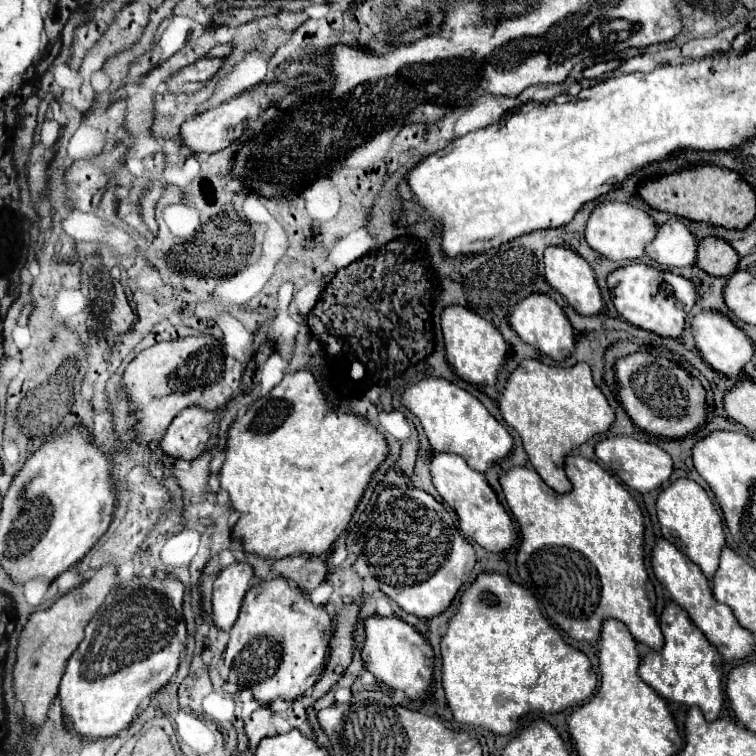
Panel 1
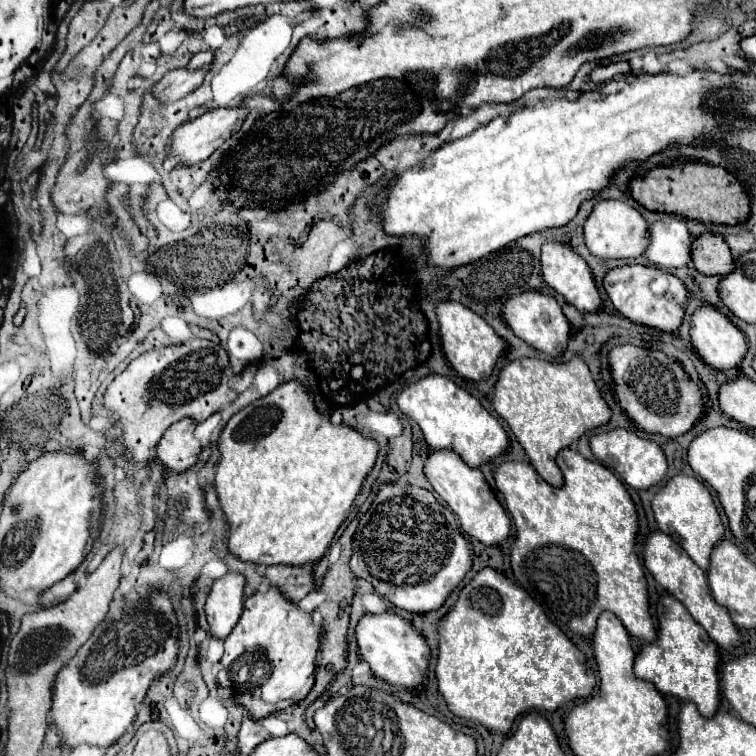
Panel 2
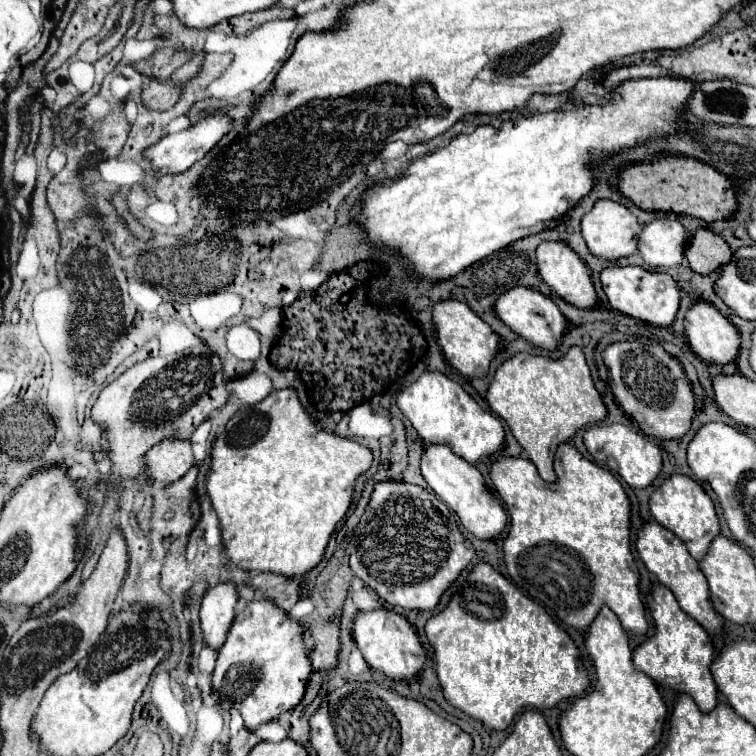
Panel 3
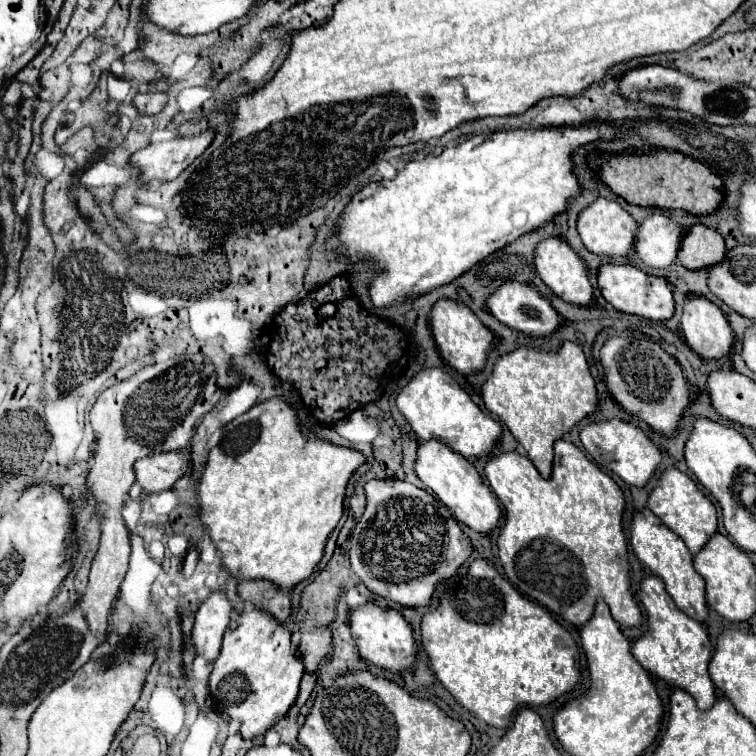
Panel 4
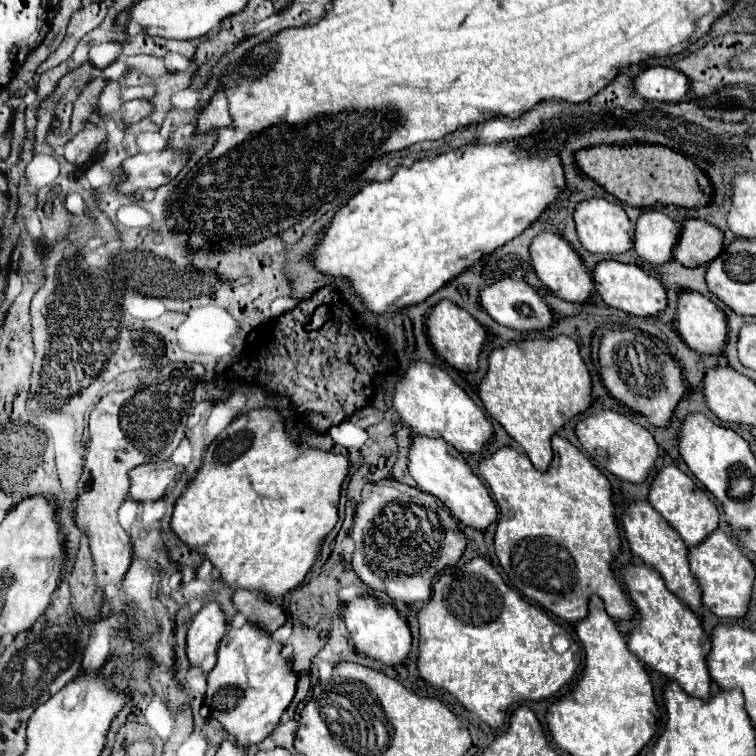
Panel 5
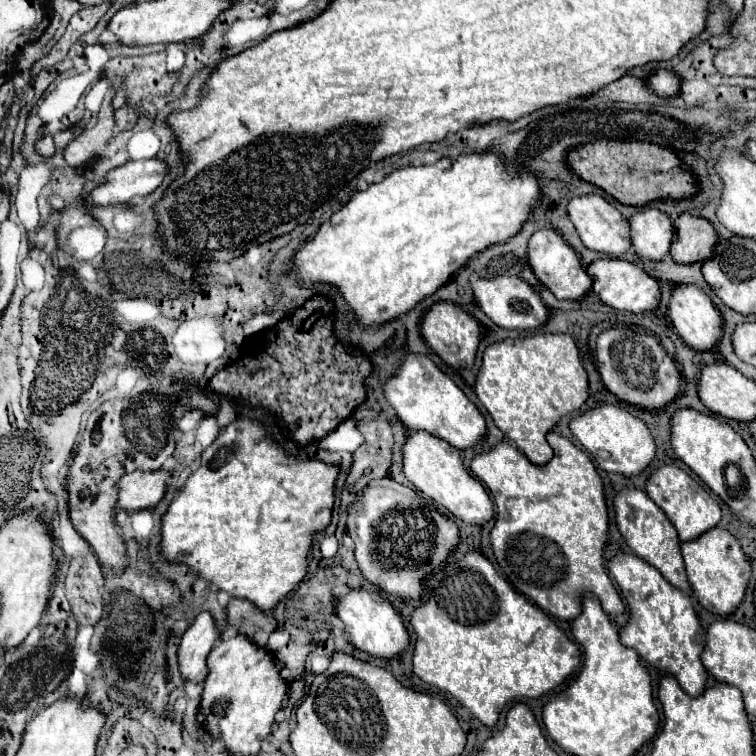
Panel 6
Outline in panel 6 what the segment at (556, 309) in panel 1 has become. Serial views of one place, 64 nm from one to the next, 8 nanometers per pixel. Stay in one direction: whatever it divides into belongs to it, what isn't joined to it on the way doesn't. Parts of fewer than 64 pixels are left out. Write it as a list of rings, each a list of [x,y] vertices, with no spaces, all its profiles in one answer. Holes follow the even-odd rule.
[[[472,274],[470,278],[470,286],[474,290],[474,298],[478,302],[478,306],[482,308],[482,312],[500,328],[506,330],[530,330],[530,328],[538,328],[546,322],[548,318],[548,308],[546,304],[540,300],[540,296],[530,288],[528,282],[524,282],[518,276],[496,276],[496,278],[482,278],[478,274]]]

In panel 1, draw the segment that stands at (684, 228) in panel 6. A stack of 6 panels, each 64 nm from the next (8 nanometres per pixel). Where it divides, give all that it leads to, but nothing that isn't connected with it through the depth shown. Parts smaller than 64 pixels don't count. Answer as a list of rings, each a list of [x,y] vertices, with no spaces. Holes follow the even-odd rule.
[[[706,236],[698,240],[698,256],[696,266],[712,276],[724,276],[728,278],[738,264],[738,254],[732,250],[732,246],[716,236]]]

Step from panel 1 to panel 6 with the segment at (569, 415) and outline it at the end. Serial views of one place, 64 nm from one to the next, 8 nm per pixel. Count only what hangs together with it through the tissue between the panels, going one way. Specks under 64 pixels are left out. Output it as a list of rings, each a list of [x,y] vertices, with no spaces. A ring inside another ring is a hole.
[[[536,334],[516,340],[506,338],[484,350],[474,392],[494,424],[516,442],[530,462],[546,464],[552,458],[546,432],[550,432],[564,414],[578,410],[586,402],[588,376],[570,334]]]

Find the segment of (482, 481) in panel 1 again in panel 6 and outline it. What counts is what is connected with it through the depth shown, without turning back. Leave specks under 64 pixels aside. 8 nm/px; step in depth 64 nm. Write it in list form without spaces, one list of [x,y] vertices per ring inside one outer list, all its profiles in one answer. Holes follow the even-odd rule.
[[[424,430],[408,432],[406,442],[402,446],[402,472],[406,480],[416,488],[416,492],[430,498],[436,506],[446,508],[450,514],[454,514],[466,524],[482,526],[494,516],[494,506],[484,486],[466,472],[466,468],[462,466],[460,452],[448,442],[430,436]]]

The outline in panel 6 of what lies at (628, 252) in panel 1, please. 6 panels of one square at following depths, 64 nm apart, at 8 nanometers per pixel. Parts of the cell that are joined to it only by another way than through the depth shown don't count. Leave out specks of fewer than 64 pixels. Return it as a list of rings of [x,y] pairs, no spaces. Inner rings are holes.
[[[588,194],[578,196],[568,202],[568,216],[580,234],[586,248],[608,254],[608,256],[620,256],[630,248],[630,232],[628,232],[628,220],[600,194]]]

